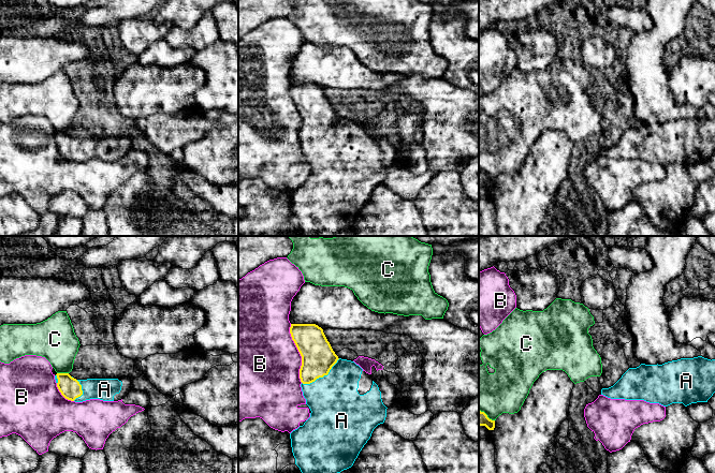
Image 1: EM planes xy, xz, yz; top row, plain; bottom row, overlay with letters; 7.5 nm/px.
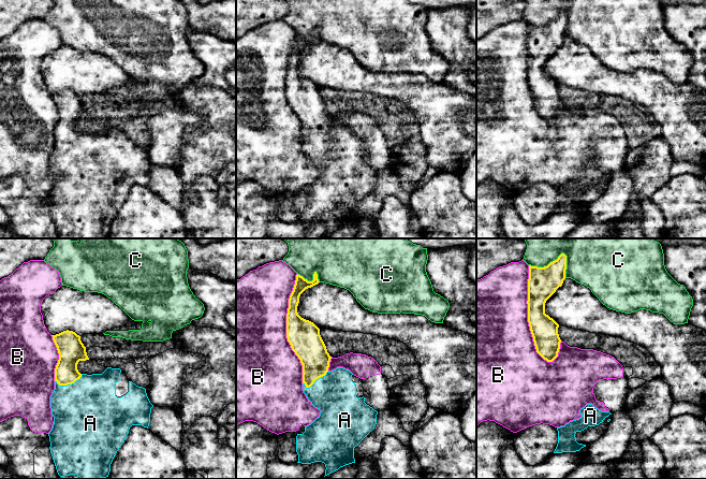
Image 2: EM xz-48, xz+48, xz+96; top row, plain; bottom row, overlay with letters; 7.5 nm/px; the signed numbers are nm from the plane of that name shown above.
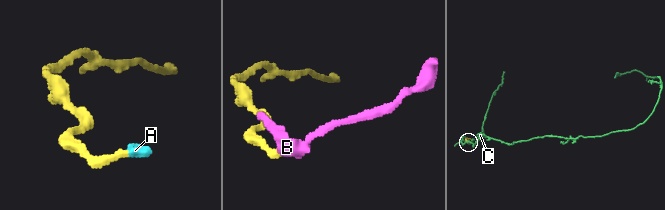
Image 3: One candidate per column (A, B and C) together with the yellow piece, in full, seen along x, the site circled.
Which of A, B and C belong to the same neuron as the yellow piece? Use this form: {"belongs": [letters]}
{"belongs": ["A"]}

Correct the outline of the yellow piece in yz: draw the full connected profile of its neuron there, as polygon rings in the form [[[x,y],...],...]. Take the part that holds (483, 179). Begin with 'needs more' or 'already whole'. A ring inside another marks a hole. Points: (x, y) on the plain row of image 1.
already whole; [[[479,171],[479,187],[480,186],[485,186],[488,190],[494,190],[495,180],[490,179],[484,172]]]

